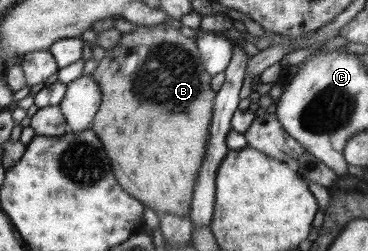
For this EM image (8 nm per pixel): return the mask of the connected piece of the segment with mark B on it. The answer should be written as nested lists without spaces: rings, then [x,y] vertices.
[[[173,21],[157,26],[138,26],[135,32],[122,35],[119,45],[105,53],[91,74],[102,91],[102,102],[90,129],[105,145],[122,187],[145,207],[151,207],[159,217],[164,213],[190,213],[197,173],[210,139],[213,99],[217,92],[210,86],[213,76],[206,71],[199,53],[195,41],[182,35]]]

